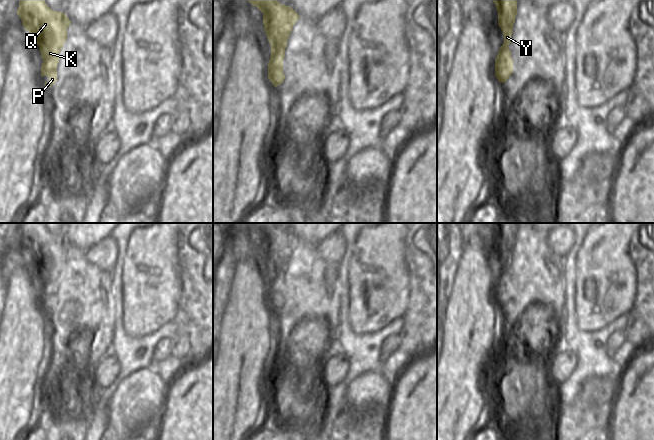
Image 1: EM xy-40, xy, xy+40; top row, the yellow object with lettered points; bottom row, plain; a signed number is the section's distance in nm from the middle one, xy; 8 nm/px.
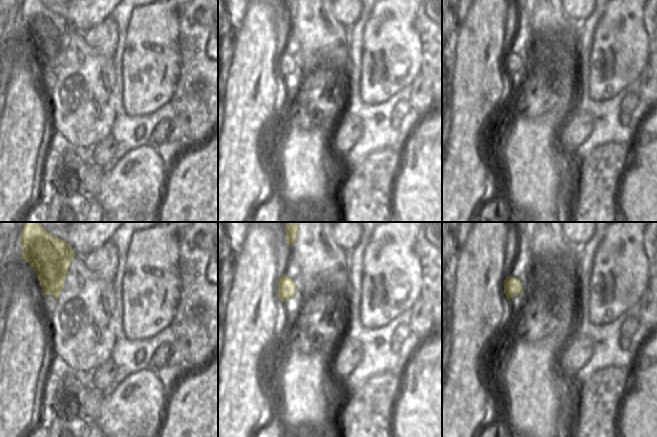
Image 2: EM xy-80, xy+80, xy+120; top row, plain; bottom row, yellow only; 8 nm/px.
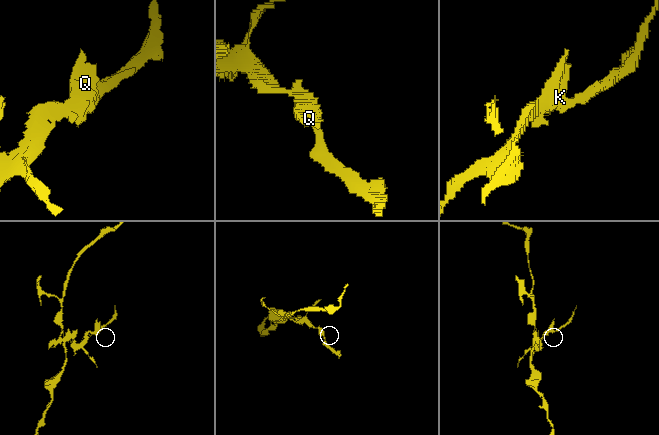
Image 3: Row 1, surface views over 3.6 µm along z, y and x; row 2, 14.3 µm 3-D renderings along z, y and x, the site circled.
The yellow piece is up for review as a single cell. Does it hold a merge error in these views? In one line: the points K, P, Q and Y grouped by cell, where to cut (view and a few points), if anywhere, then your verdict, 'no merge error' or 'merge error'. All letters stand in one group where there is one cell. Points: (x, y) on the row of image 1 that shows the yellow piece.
groups K Q Y / P; cut xy-40 (41, 69), (56, 70); merge error

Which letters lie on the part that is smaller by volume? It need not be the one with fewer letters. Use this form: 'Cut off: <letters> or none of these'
Cut off: P

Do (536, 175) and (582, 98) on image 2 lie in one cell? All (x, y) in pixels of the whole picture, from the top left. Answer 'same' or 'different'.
different

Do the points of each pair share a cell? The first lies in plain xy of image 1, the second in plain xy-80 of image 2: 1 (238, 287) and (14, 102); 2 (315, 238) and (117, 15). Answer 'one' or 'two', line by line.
1: one
2: two

